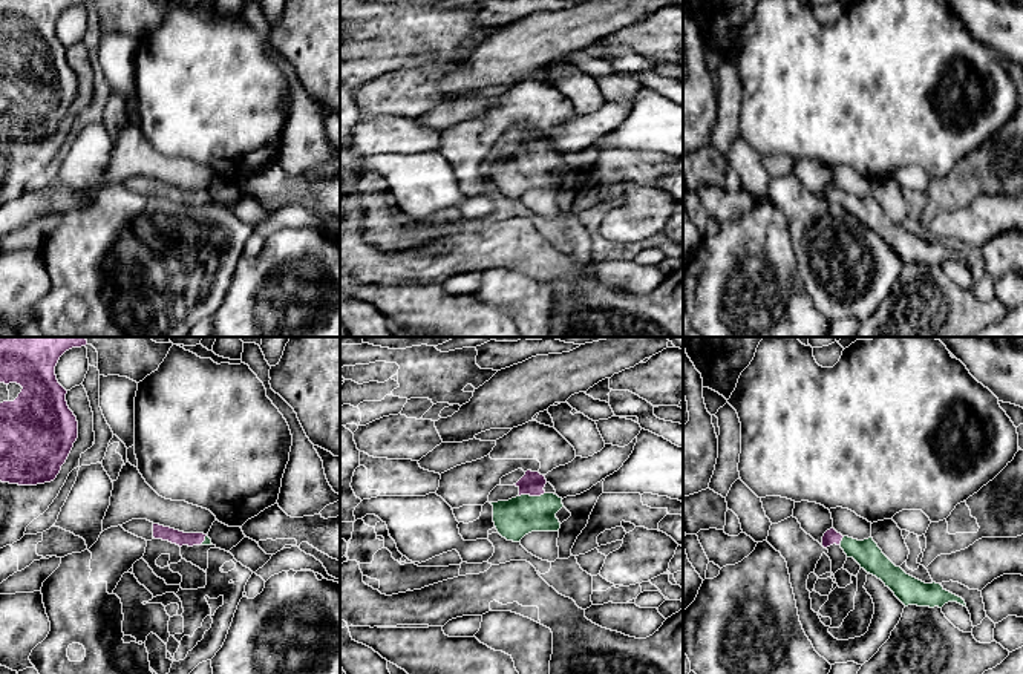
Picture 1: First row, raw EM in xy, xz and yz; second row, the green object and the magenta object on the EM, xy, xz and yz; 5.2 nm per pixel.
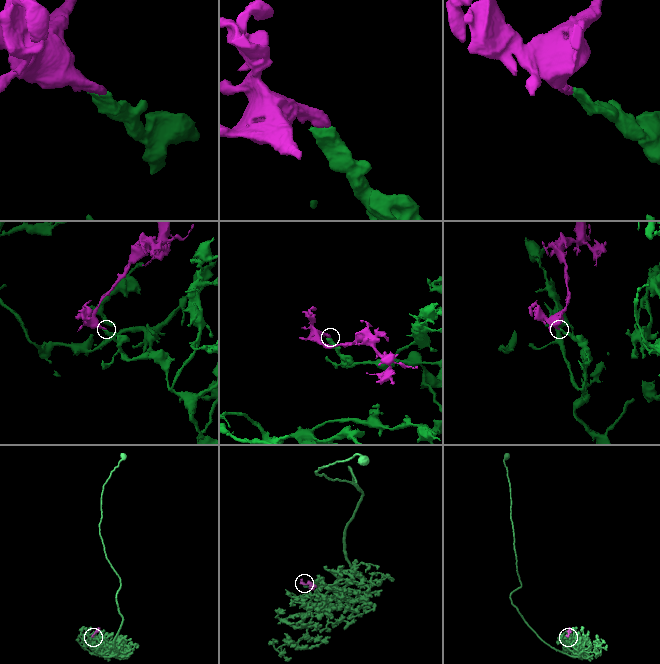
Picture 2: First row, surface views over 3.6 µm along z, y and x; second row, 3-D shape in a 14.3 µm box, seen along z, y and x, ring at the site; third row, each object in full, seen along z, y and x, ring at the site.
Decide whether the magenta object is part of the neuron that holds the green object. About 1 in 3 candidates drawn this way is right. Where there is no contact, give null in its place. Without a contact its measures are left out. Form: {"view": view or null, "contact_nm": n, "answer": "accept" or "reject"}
{"view": "xz", "contact_nm": 140, "answer": "accept"}

